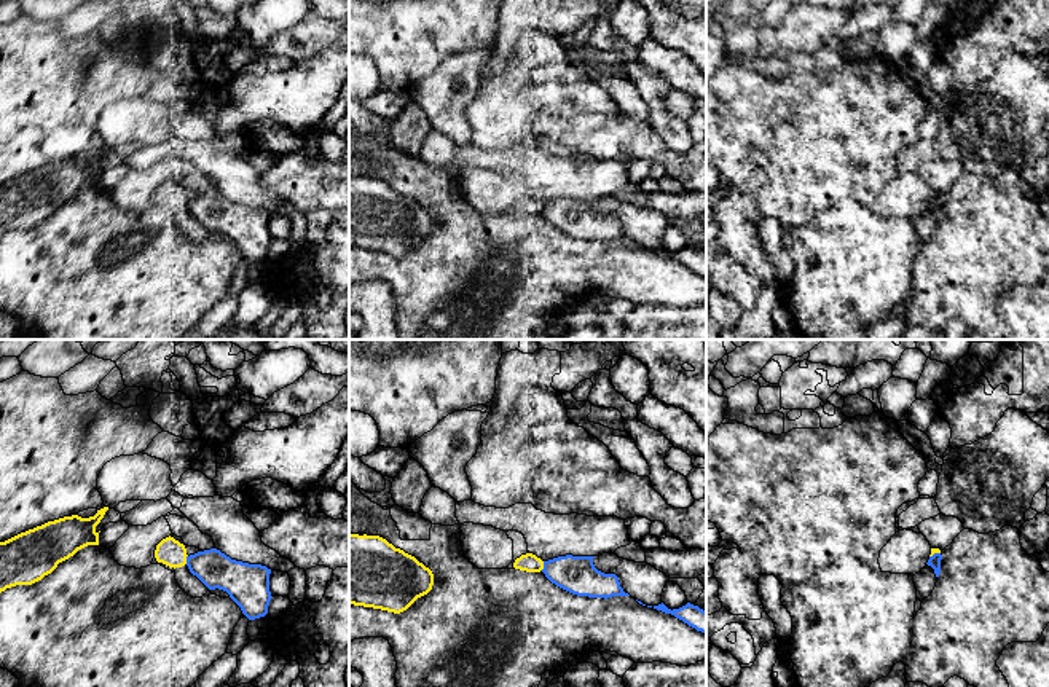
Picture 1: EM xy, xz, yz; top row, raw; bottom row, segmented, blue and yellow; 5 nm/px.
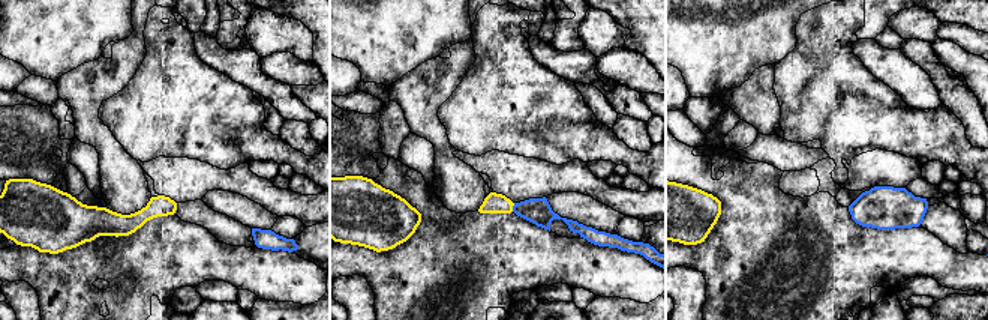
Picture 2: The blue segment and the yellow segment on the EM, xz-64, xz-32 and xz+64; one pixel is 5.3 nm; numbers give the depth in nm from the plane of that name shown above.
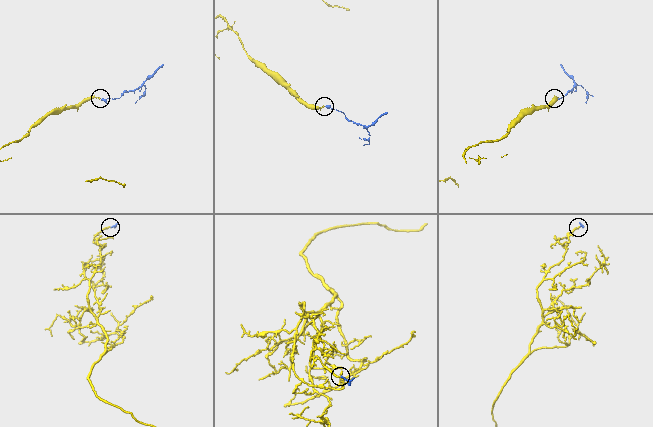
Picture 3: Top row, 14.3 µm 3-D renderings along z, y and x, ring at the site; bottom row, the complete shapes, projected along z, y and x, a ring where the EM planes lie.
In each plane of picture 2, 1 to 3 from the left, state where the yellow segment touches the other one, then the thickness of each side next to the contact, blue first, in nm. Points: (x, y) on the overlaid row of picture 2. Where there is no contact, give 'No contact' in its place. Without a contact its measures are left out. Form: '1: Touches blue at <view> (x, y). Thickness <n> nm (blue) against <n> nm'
1: No contact
2: Touches blue at xz-32 (513, 208). Thickness 140 nm (blue) against 110 nm
3: No contact

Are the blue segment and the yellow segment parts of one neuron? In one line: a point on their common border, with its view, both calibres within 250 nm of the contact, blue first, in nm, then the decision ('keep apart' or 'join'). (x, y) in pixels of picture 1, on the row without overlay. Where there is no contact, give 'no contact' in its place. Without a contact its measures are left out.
xz (544, 209) | 190/90 nm | keep apart

